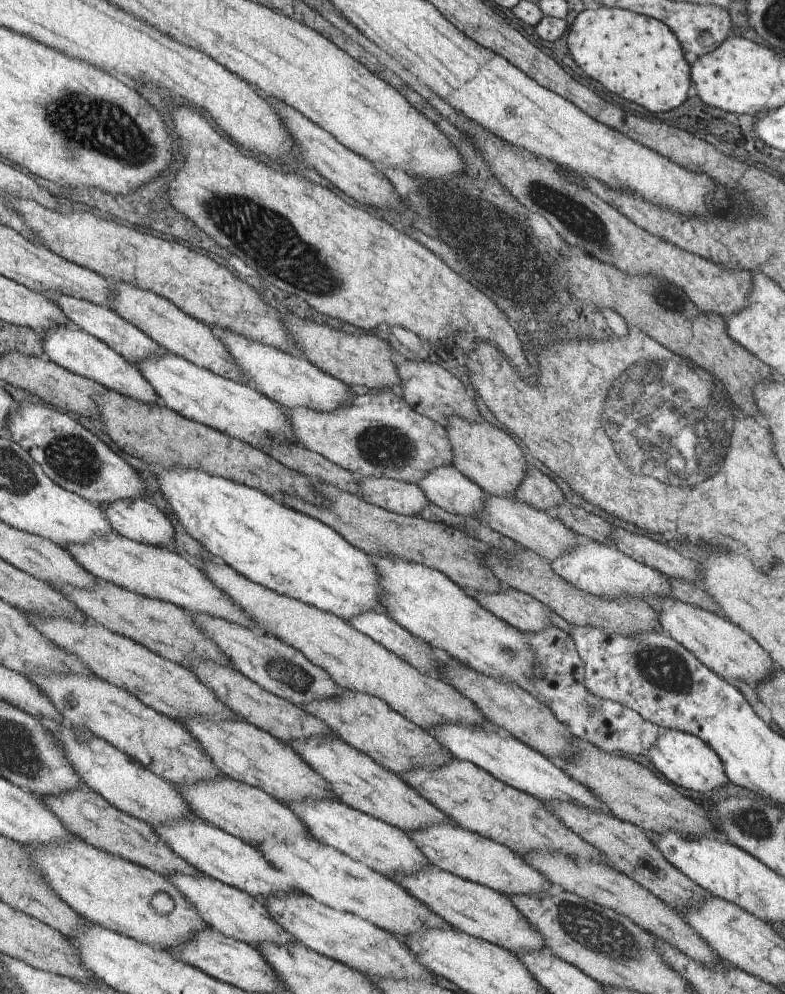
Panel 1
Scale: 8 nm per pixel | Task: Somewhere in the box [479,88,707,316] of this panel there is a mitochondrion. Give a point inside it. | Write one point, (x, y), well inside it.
(576, 216)

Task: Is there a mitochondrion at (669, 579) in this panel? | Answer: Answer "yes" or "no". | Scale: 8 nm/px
no

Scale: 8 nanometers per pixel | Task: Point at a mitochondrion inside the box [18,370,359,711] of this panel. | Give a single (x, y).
(73, 458)

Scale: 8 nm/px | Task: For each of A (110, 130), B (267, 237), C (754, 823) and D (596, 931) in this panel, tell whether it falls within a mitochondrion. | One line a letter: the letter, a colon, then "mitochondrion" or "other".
A: mitochondrion
B: mitochondrion
C: mitochondrion
D: mitochondrion

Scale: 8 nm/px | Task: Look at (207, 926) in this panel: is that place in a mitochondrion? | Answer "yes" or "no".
no

